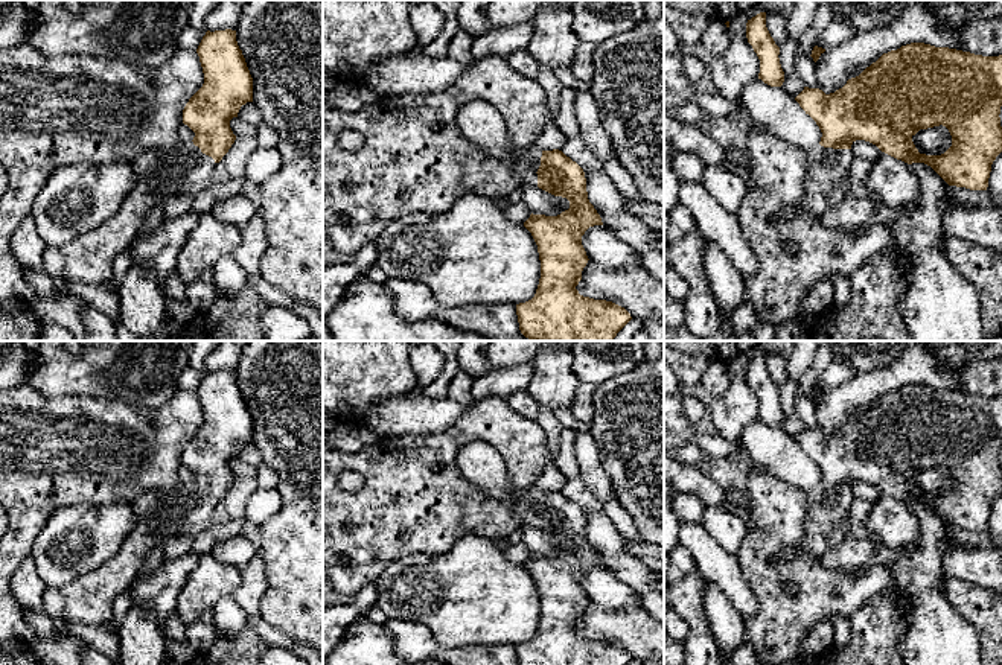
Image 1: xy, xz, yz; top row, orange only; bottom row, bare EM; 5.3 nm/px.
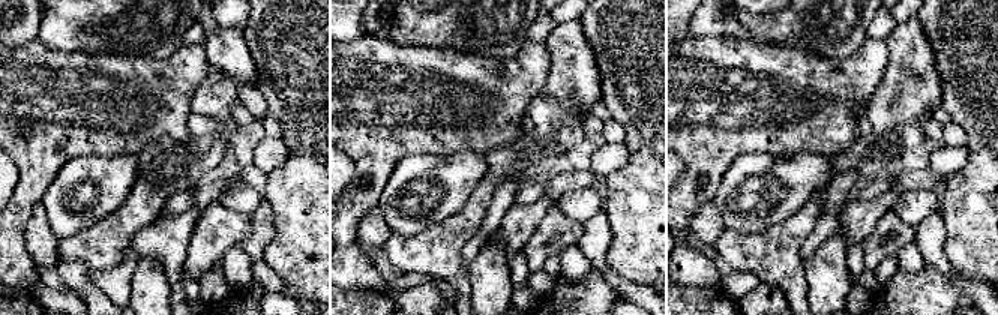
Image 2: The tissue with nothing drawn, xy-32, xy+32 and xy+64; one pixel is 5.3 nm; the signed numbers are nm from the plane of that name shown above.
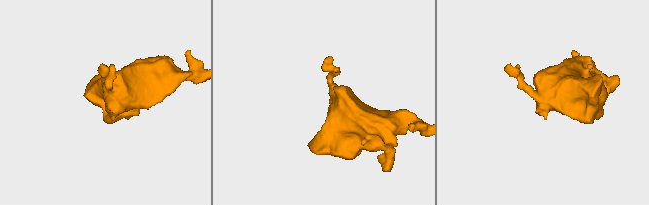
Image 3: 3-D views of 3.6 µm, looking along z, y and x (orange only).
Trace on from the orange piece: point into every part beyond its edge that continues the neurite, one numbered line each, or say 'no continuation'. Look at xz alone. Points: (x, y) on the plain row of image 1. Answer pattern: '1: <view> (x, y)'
1: xz (527, 502)

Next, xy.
1: xy (162, 515)

